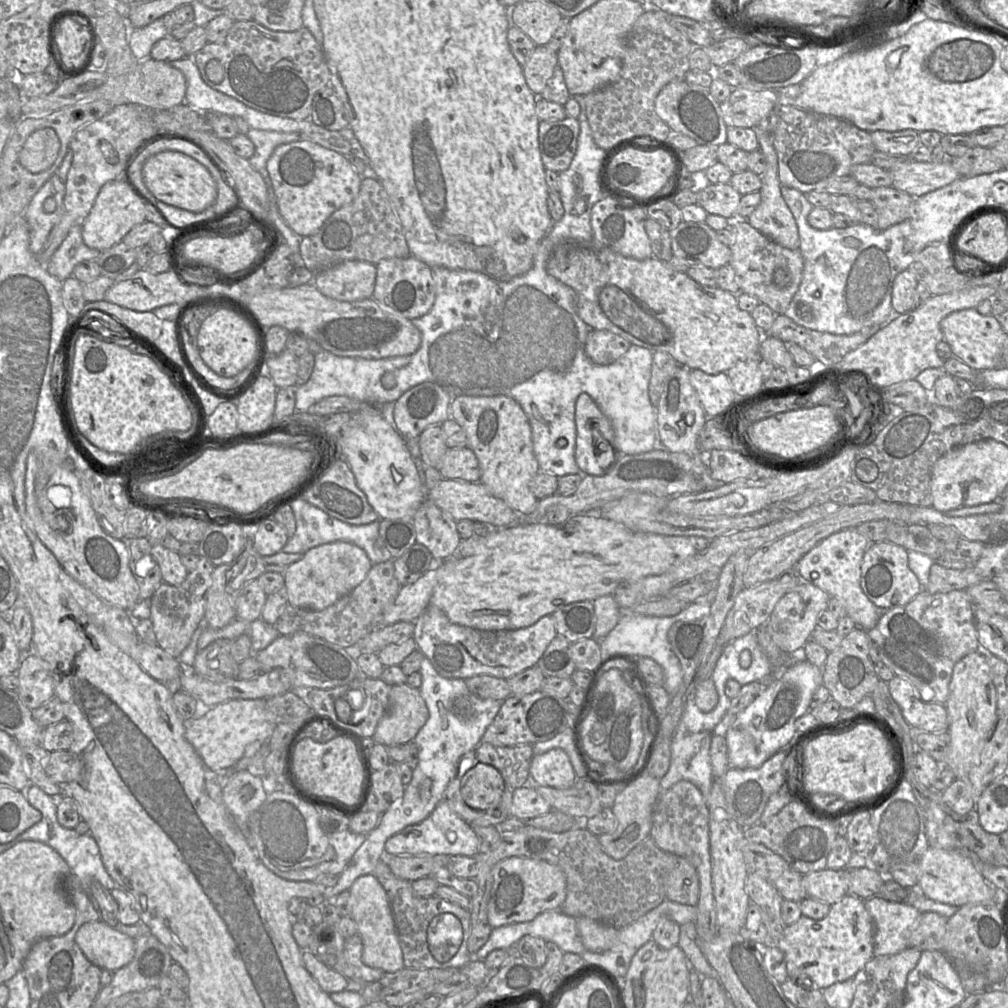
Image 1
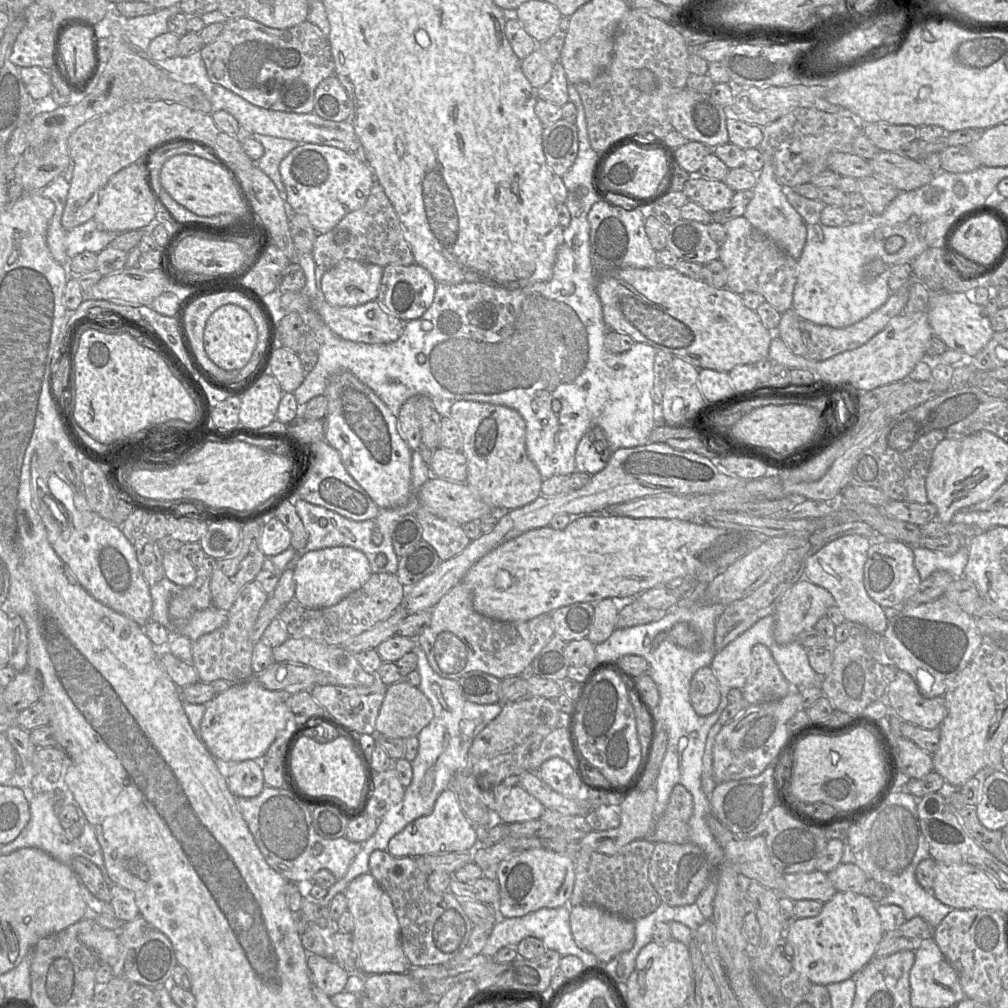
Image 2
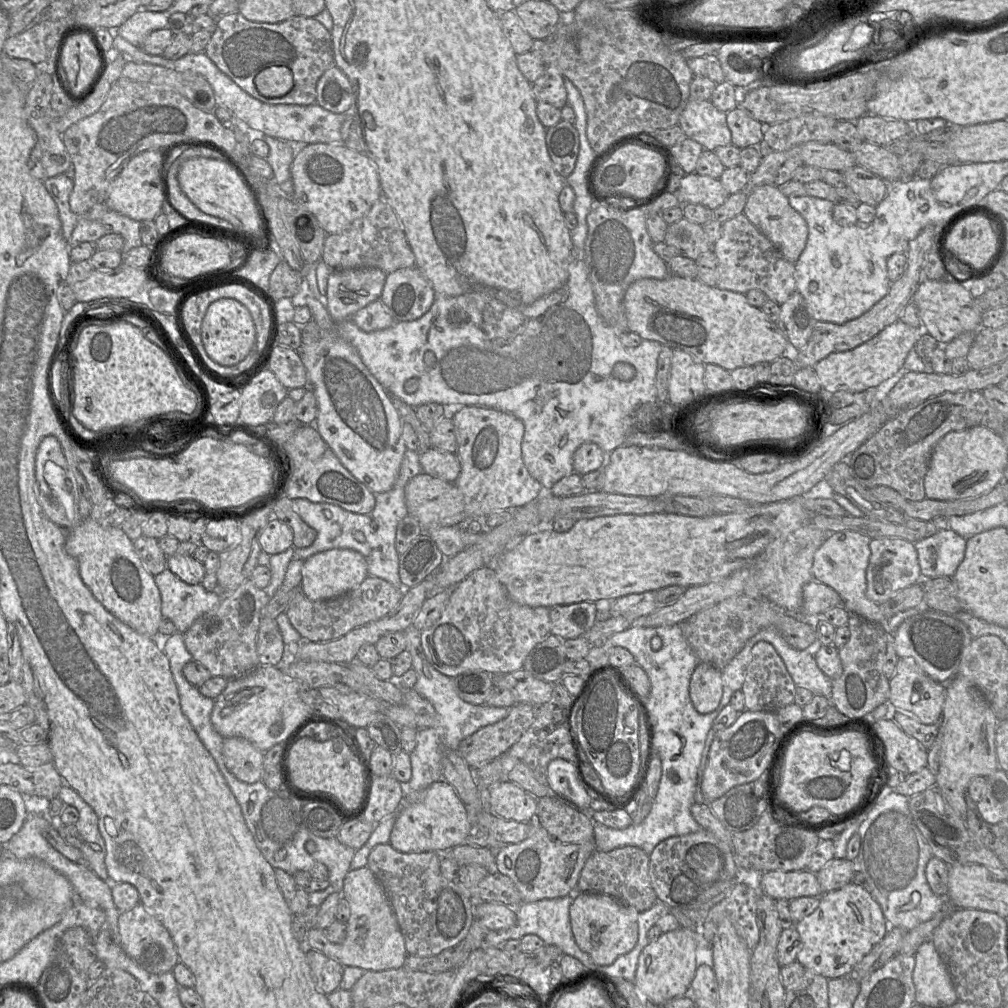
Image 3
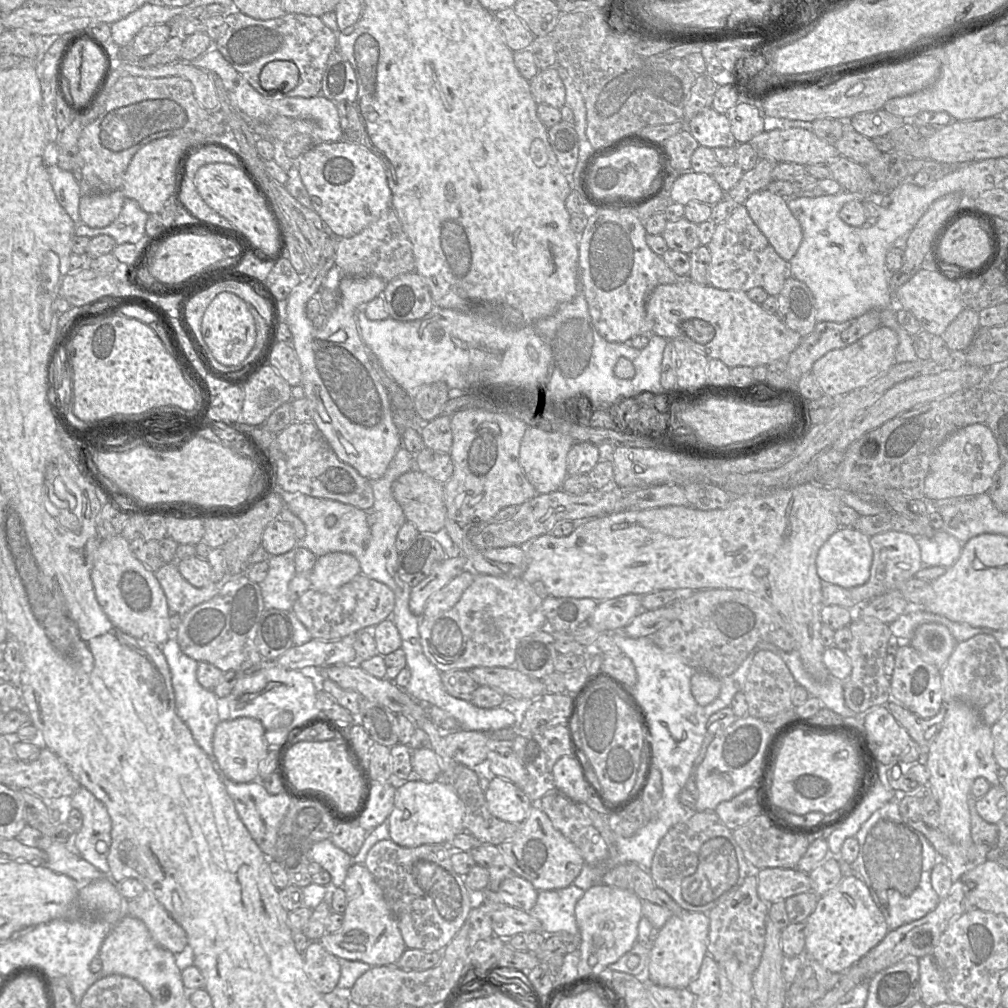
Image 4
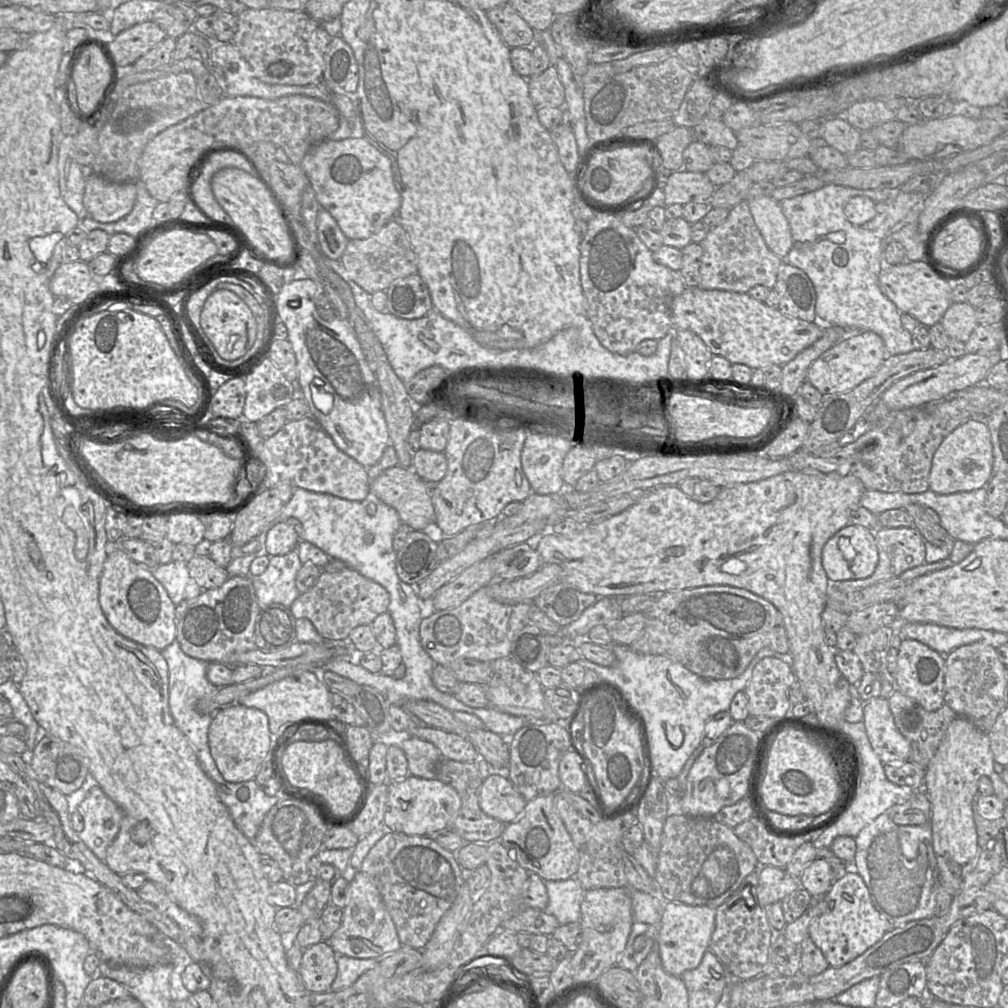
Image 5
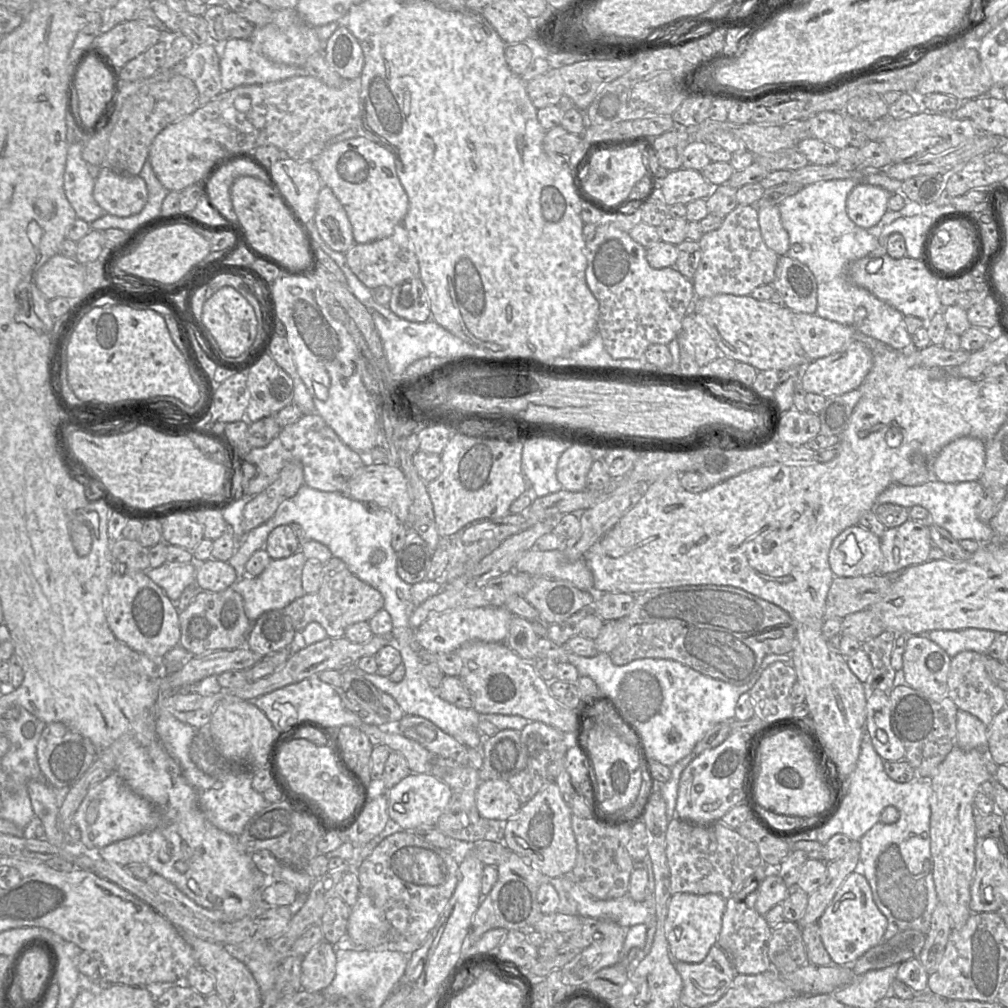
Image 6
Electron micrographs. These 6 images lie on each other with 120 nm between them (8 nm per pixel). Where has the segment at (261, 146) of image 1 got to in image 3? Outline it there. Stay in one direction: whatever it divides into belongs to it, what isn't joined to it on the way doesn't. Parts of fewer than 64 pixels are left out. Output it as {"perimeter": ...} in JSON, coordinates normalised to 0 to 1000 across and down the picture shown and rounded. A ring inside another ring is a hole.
{"perimeter":[[[251,131],[252,137],[260,138],[267,145],[267,154],[264,160],[271,169],[272,180],[276,183],[289,178],[289,164],[295,151],[295,142],[288,142],[268,136],[260,131]]]}

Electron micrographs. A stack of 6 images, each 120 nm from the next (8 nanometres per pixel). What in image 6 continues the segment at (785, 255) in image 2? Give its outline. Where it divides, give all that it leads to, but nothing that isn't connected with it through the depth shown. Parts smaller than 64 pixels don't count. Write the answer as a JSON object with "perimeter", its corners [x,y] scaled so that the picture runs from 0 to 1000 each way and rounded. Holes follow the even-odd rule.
{"perimeter":[[[732,202],[718,215],[712,227],[697,231],[693,243],[695,258],[687,277],[690,296],[701,296],[713,292],[740,294],[755,283],[766,283],[773,254],[757,239],[749,203]]]}

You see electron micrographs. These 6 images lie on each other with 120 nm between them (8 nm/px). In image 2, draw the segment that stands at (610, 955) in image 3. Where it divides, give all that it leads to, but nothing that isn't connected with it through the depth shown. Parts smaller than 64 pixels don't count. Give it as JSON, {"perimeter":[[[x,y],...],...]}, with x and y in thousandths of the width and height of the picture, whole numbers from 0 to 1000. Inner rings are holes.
{"perimeter":[[[591,898],[566,900],[565,918],[573,939],[590,947],[596,954],[604,954],[610,948],[627,941],[630,936],[630,914],[608,908]]]}

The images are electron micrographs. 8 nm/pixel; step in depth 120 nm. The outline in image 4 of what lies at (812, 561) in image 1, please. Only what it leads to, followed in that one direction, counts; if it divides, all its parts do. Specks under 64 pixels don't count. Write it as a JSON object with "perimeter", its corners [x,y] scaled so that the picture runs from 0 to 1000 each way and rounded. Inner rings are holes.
{"perimeter":[[[833,523],[813,543],[810,553],[811,569],[816,578],[835,583],[846,583],[858,579],[863,572],[866,546],[863,533],[845,523]]]}

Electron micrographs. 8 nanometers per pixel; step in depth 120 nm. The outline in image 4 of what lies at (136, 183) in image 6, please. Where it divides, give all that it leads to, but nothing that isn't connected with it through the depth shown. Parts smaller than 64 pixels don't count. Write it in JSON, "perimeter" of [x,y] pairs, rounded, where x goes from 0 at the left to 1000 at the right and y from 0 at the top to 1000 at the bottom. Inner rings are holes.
{"perimeter":[[[114,188],[105,193],[80,194],[79,220],[90,226],[108,224],[118,214],[124,197],[121,188]]]}

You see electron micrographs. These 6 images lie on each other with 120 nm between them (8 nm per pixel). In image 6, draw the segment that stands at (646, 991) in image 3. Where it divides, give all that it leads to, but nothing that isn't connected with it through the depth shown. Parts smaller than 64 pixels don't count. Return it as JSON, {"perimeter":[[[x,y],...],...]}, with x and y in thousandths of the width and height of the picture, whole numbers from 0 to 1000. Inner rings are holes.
{"perimeter":[[[673,885],[666,888],[660,913],[660,928],[669,952],[694,955],[710,937],[716,919],[720,892],[711,886],[697,888]]]}

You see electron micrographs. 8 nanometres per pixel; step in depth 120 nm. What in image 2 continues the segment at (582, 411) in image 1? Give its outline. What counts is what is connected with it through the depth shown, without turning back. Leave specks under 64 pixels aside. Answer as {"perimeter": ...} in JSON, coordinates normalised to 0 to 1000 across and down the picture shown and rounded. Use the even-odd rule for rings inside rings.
{"perimeter":[[[588,423],[573,439],[570,452],[571,466],[590,471],[602,462],[607,450],[598,426]]]}

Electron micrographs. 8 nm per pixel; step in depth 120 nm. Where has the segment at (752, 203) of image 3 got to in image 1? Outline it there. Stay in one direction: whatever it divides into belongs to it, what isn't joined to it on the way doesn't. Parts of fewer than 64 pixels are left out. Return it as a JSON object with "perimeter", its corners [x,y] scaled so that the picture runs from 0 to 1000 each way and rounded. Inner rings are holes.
{"perimeter":[[[755,123],[754,125],[746,127],[750,128],[753,149],[757,152],[760,159],[760,169],[755,175],[756,184],[753,189],[755,199],[751,206],[743,213],[741,219],[747,226],[754,229],[769,241],[785,248],[793,247],[794,236],[792,232],[792,225],[787,212],[775,191],[776,184],[772,178],[772,156],[765,141],[765,137],[760,130],[760,123]]]}

